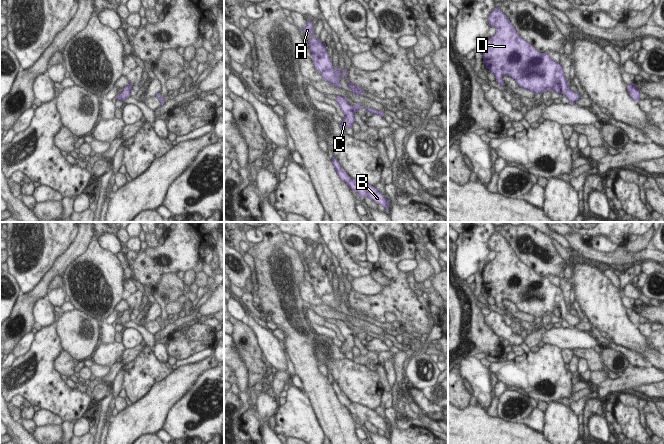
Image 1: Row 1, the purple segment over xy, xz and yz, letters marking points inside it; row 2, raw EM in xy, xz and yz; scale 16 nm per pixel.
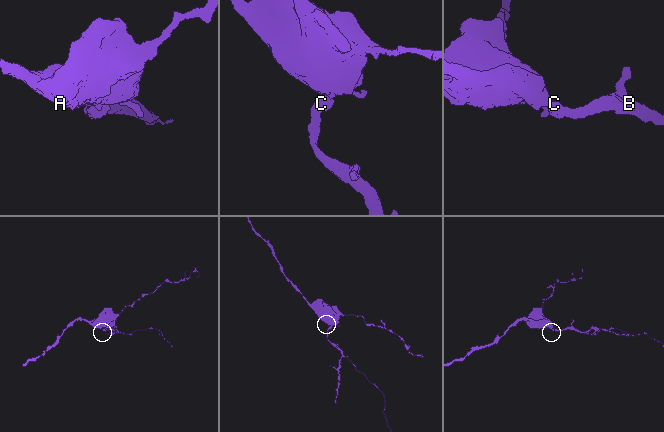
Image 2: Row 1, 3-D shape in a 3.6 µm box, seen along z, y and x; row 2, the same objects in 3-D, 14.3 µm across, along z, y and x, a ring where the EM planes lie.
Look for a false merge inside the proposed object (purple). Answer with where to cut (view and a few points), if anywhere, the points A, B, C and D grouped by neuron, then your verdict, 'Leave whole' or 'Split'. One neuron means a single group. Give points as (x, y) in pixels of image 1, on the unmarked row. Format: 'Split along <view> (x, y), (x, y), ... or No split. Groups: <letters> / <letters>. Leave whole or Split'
No split. Groups: A B C D. Leave whole

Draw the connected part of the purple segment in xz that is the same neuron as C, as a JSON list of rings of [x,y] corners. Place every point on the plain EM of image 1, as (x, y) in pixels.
[[[336,320],[335,324],[340,330],[341,335],[345,339],[343,344],[340,347],[340,353],[345,354],[346,352],[352,352],[354,348],[354,337],[357,336],[358,333],[364,332],[367,336],[370,336],[375,339],[379,339],[381,341],[385,341],[386,339],[381,335],[376,335],[375,333],[366,332],[361,330],[359,327],[355,327],[351,330],[346,321]]]

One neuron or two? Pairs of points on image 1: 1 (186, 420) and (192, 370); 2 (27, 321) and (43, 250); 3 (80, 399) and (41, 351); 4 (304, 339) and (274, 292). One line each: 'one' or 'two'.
1: two
2: two
3: one
4: one

